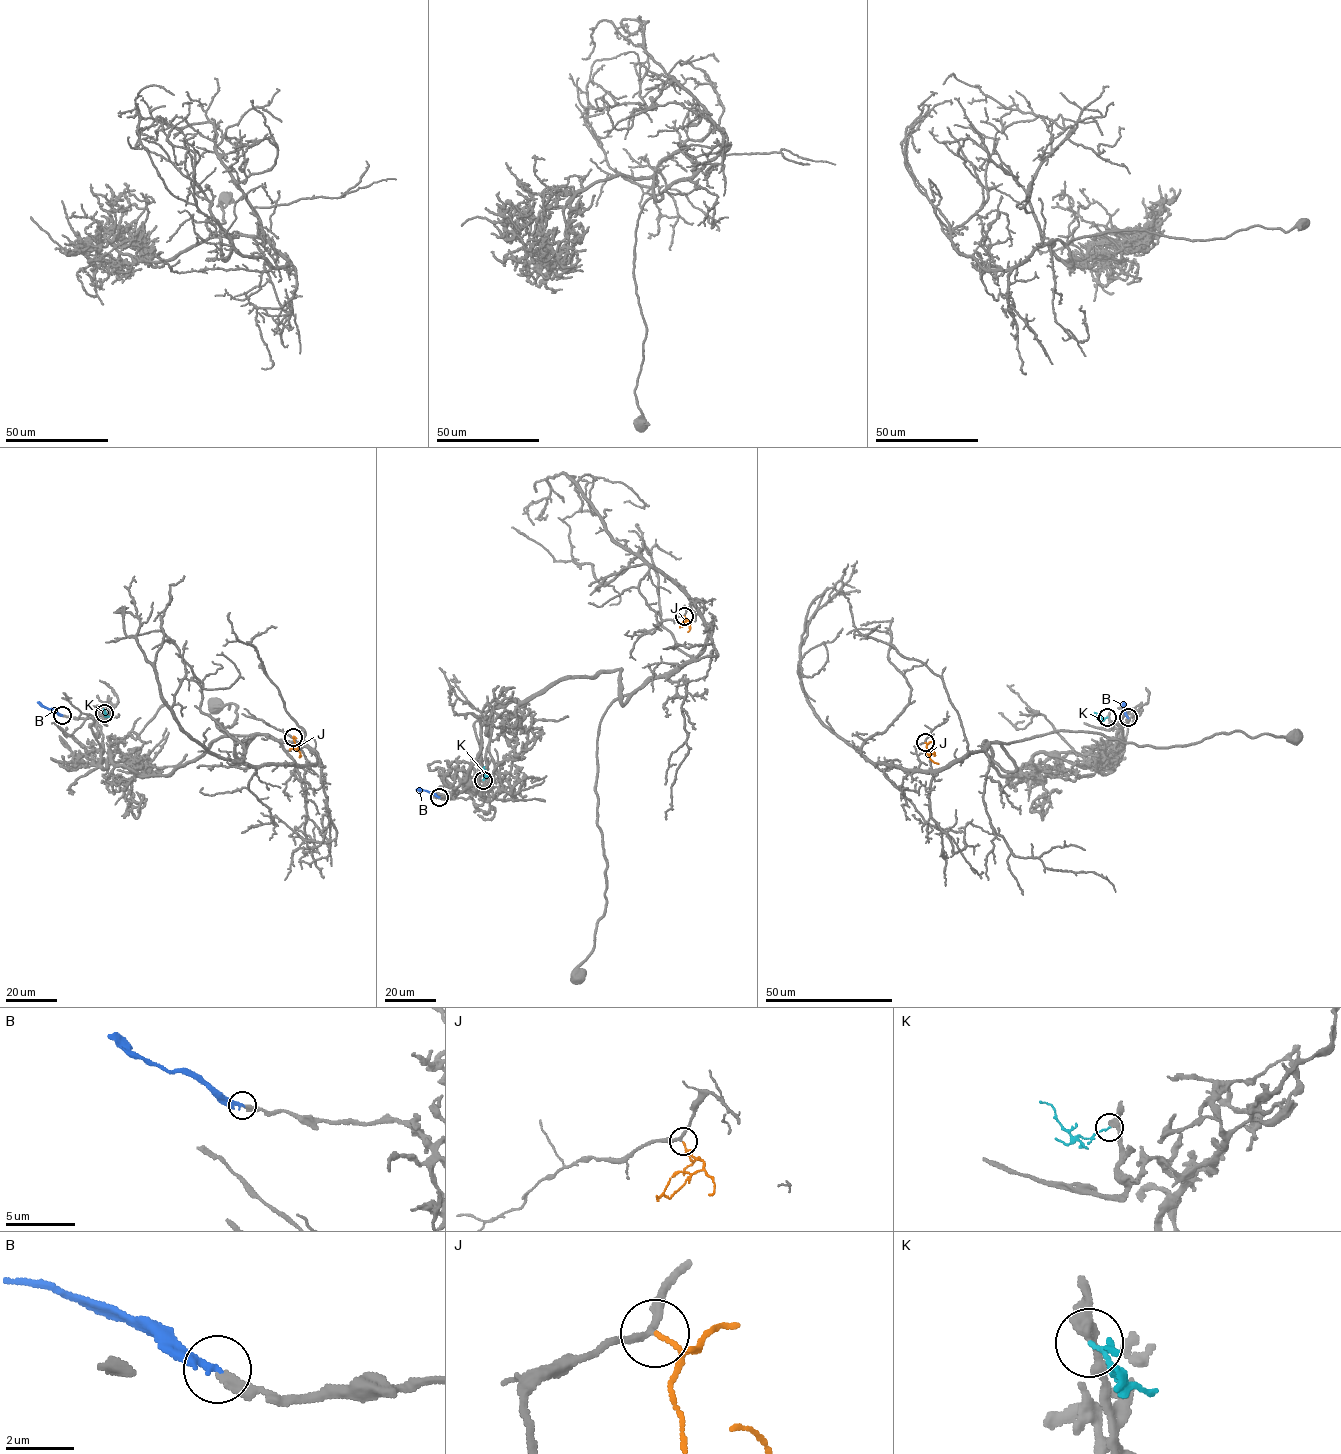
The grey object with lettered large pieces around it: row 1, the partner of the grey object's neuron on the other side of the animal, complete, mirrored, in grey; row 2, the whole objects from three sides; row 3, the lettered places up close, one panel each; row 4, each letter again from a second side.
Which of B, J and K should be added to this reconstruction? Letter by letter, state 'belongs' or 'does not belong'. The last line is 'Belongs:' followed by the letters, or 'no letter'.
B: belongs
J: belongs
K: does not belong
Belongs: B, J

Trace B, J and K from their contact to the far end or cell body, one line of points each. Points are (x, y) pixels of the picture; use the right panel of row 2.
B: (1127, 717), (1124, 702)
J: (925, 742), (929, 755), (933, 754), (930, 750)
K: (1107, 717), (1100, 719), (1094, 712)

